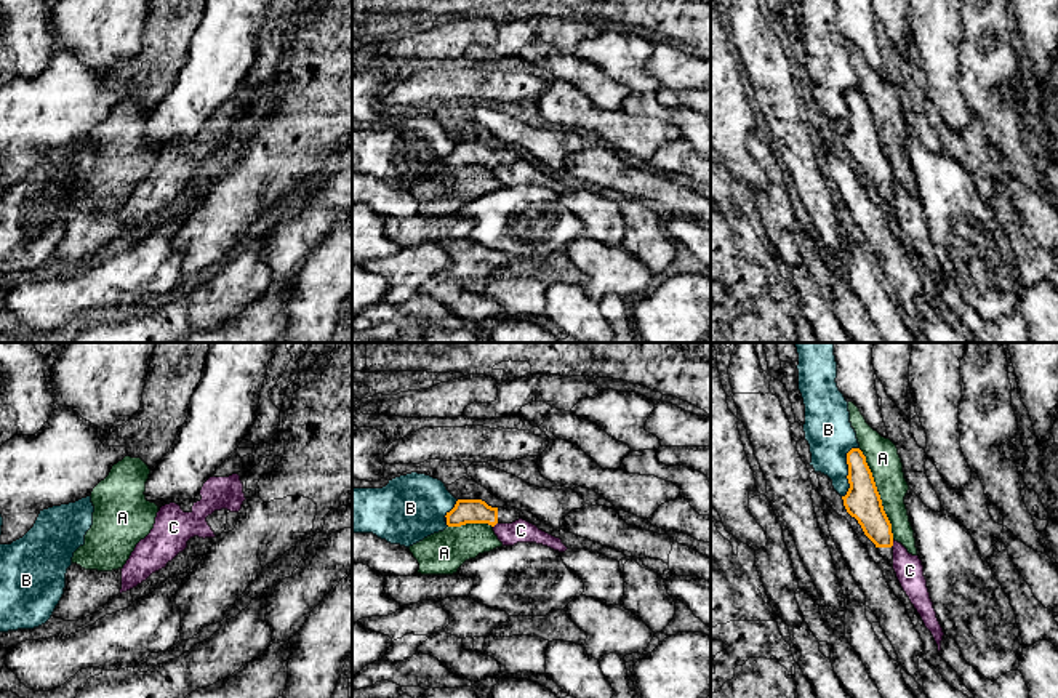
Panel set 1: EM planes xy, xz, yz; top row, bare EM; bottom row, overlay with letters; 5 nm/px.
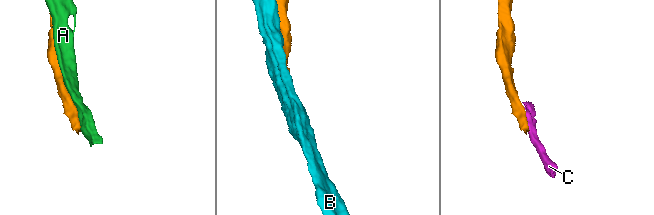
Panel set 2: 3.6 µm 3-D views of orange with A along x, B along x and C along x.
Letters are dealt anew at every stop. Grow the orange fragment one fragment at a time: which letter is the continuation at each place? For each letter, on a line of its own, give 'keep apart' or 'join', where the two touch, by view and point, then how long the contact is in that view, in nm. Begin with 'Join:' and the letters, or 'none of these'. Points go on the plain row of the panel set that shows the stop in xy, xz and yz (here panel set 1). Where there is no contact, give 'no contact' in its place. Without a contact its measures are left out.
Join: none of these
A: keep apart | yz (877, 135) | 480 nm
B: keep apart | yz (849, 111) | 260 nm
C: keep apart | yz (892, 184) | 40 nm

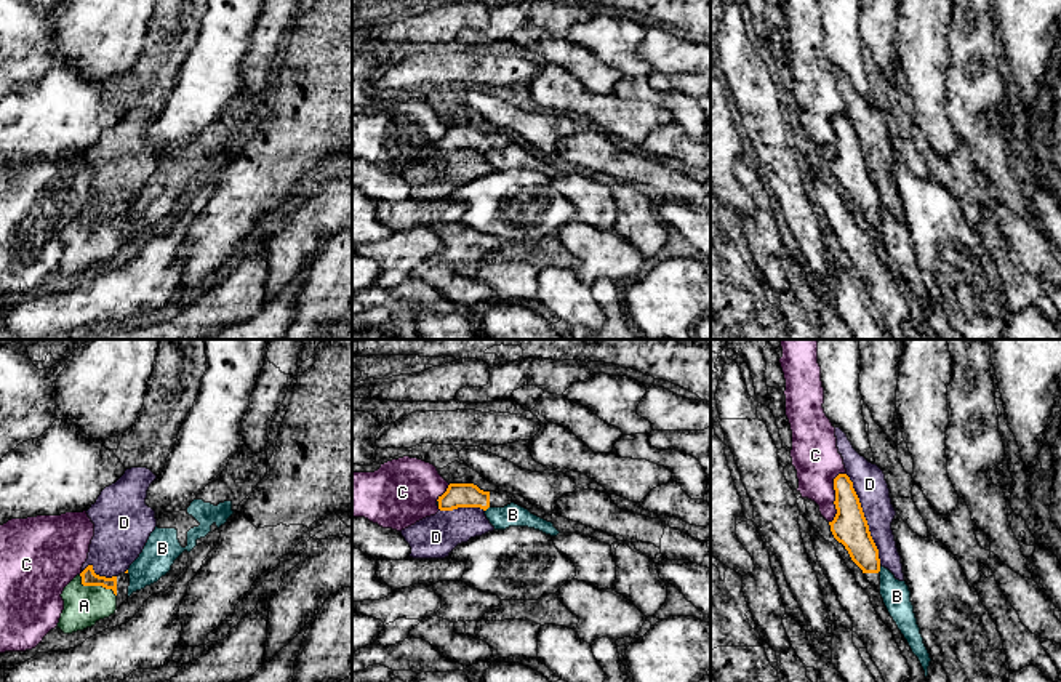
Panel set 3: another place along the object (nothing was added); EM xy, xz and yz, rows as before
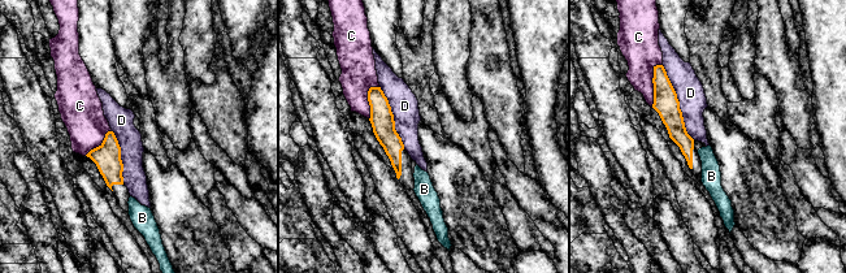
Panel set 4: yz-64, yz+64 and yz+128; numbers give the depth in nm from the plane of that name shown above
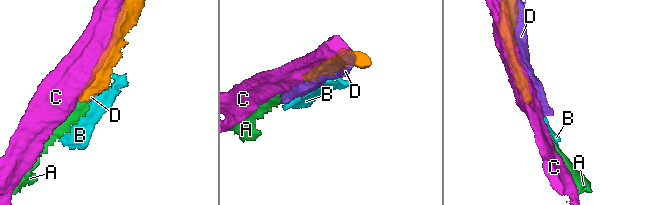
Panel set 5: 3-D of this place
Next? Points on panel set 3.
Join: A
A: join | xy (96, 226) | 220 nm
B: keep apart | yz (879, 210) | 40 nm
C: keep apart | yz (836, 136) | 260 nm
D: keep apart | yz (864, 160) | 480 nm

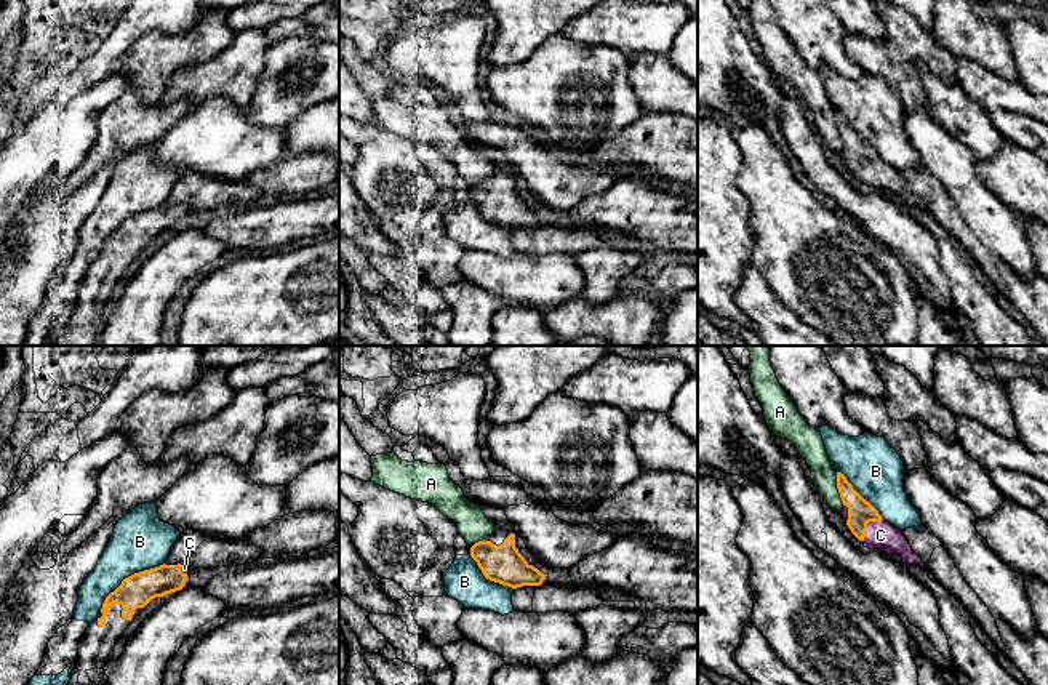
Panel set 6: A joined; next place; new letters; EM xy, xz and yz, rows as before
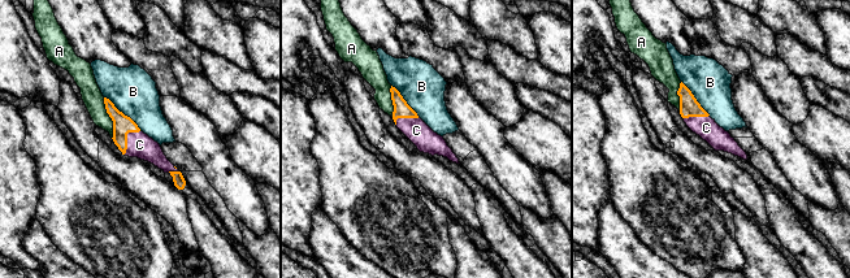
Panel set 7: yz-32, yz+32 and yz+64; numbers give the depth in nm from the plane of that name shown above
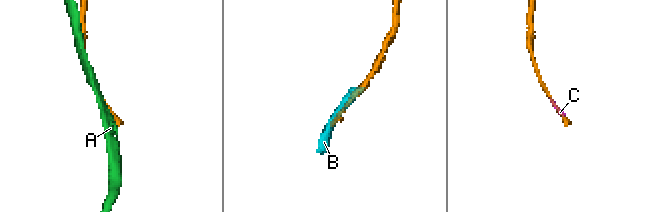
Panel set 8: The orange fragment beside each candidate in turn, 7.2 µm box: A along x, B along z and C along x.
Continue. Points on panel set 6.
Join: C
A: keep apart | yz (837, 128) | 170 nm
B: keep apart | xy (128, 218) | 400 nm
C: join | yz (866, 167) | 160 nm

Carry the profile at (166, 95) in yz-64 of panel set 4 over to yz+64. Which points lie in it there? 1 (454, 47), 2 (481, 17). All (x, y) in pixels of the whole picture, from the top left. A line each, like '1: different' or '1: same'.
1: same
2: different

